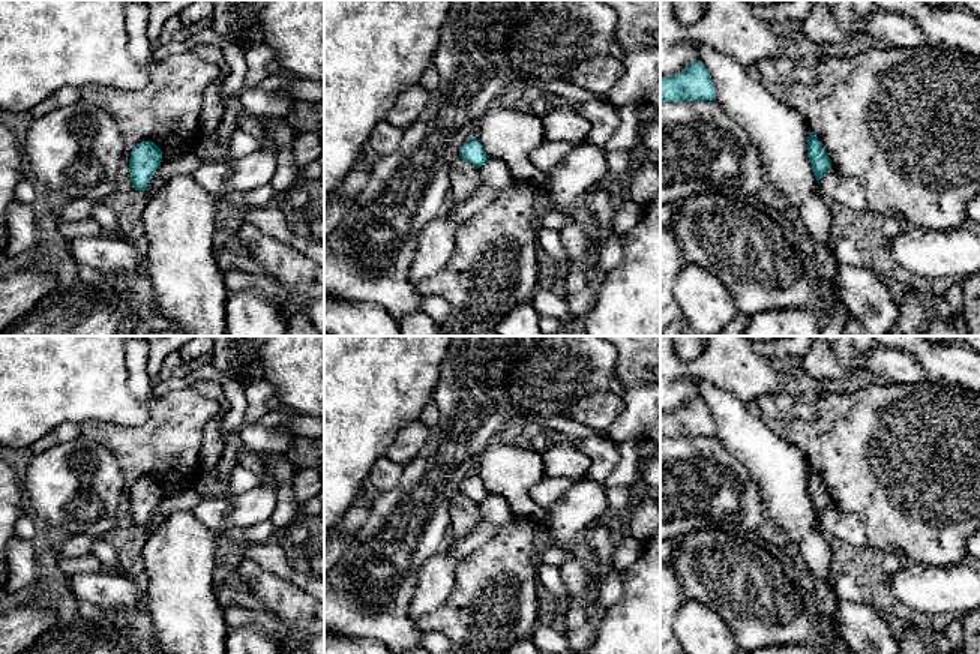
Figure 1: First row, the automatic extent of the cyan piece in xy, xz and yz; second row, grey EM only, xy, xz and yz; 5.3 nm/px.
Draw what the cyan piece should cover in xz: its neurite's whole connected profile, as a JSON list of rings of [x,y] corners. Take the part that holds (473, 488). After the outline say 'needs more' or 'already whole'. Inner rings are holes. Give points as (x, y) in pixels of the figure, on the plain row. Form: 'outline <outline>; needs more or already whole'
outline [[[471,472],[462,482],[459,492],[464,494],[467,498],[473,500],[476,504],[480,504],[489,495],[483,482],[476,472]]]; already whole

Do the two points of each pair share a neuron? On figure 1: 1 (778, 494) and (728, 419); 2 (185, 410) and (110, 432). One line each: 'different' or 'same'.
1: same
2: same

